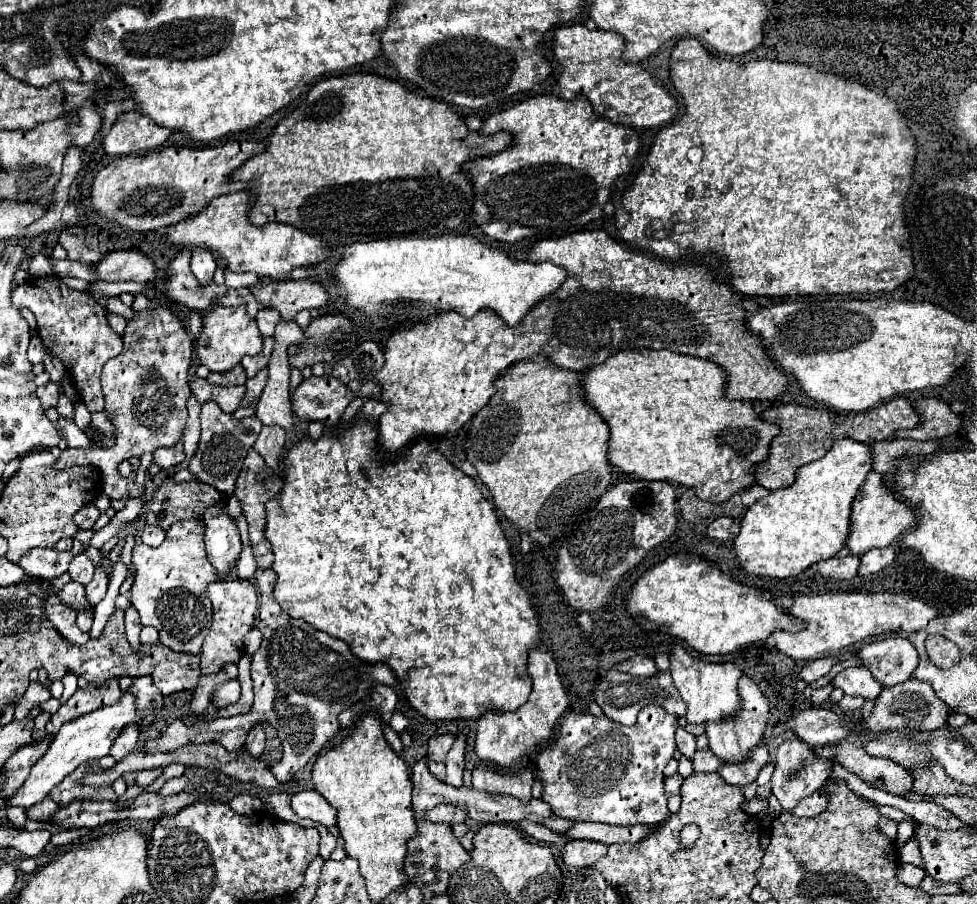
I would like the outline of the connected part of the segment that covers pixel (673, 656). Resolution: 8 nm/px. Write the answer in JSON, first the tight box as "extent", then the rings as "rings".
{"extent":[670,645,742,723],"rings":[[[676,645],[670,653],[670,675],[680,697],[686,701],[688,723],[708,723],[738,715],[738,679],[742,677],[742,671],[734,663],[704,663],[702,659],[692,657],[682,645]]]}

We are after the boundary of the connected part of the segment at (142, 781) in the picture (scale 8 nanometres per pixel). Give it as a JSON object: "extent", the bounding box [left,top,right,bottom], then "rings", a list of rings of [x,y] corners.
{"extent":[134,769,162,787],"rings":[[[156,769],[156,771],[140,771],[136,775],[137,777],[135,778],[134,784],[147,787],[160,777],[160,773],[162,773],[162,769]]]}

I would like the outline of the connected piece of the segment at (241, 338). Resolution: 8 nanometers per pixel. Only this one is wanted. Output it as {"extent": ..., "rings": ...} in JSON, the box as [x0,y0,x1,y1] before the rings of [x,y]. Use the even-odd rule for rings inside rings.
{"extent":[196,307,262,371],"rings":[[[214,307],[208,311],[202,319],[202,333],[196,341],[198,361],[206,365],[210,371],[228,371],[244,355],[258,355],[262,351],[262,335],[256,327],[256,321],[246,315],[246,309],[234,309],[234,307]]]}

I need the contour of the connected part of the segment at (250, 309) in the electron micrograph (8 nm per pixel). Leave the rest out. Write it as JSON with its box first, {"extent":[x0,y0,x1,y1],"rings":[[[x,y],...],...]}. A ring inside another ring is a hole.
{"extent":[238,287,261,318],"rings":[[[242,287],[238,289],[241,293],[243,301],[245,301],[247,307],[247,314],[255,318],[258,310],[261,308],[260,304],[256,301],[255,297],[248,291],[248,288]]]}

